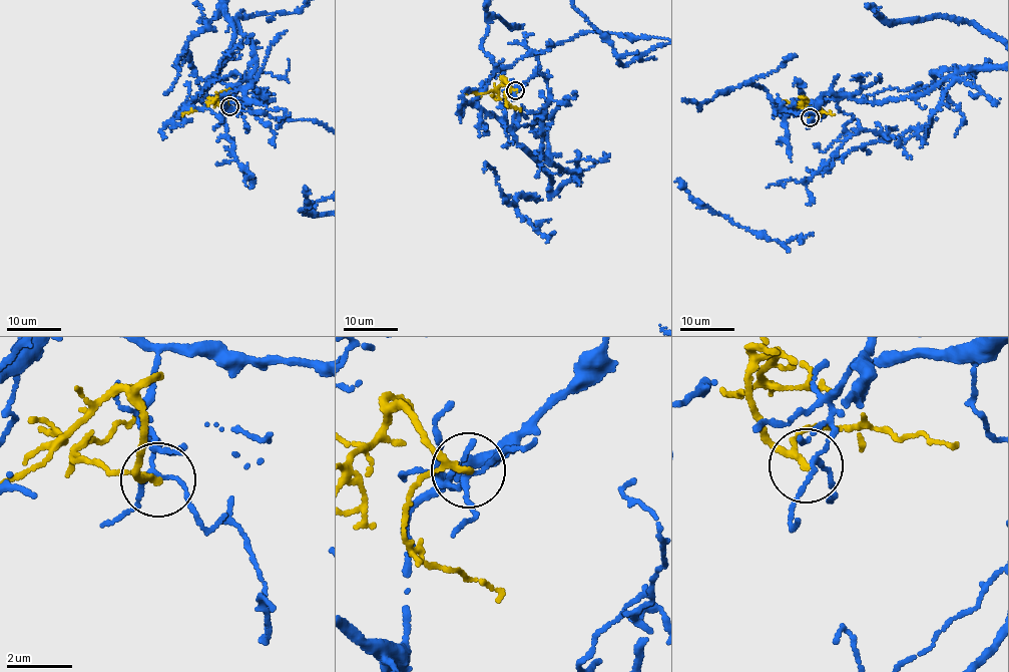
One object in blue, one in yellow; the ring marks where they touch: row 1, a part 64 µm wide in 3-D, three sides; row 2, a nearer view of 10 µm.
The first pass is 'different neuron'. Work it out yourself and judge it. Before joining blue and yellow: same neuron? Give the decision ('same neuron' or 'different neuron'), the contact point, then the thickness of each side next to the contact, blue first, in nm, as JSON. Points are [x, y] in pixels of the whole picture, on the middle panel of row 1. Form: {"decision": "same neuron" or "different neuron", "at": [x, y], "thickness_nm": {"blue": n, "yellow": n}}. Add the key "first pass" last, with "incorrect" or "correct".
{"decision": "different neuron", "at": [515, 90], "thickness_nm": {"blue": 110, "yellow": 150}, "first pass": "correct"}

